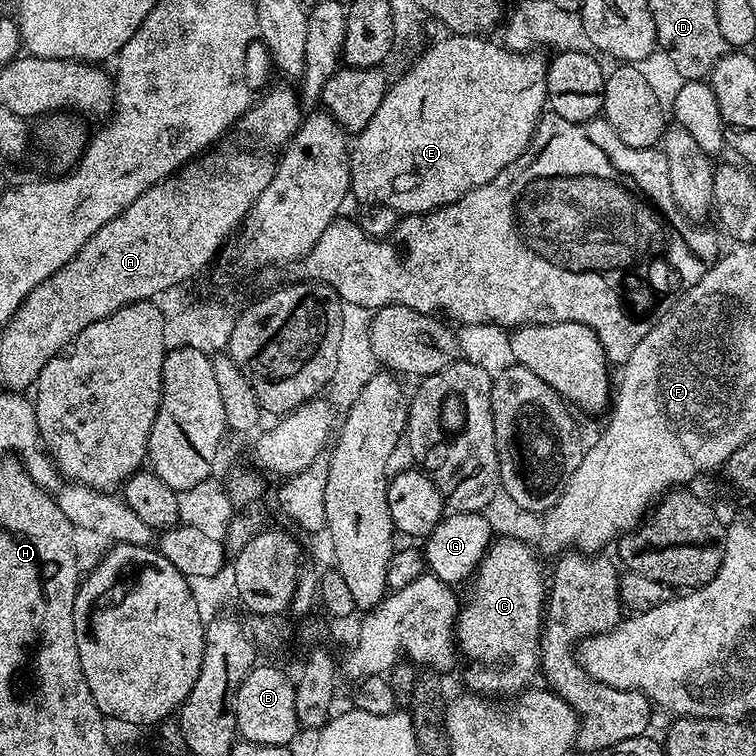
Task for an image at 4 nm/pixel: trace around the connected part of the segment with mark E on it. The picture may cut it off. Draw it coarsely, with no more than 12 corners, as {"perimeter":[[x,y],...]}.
{"perimeter":[[444,34],[350,148],[423,216],[530,146],[549,61]]}

